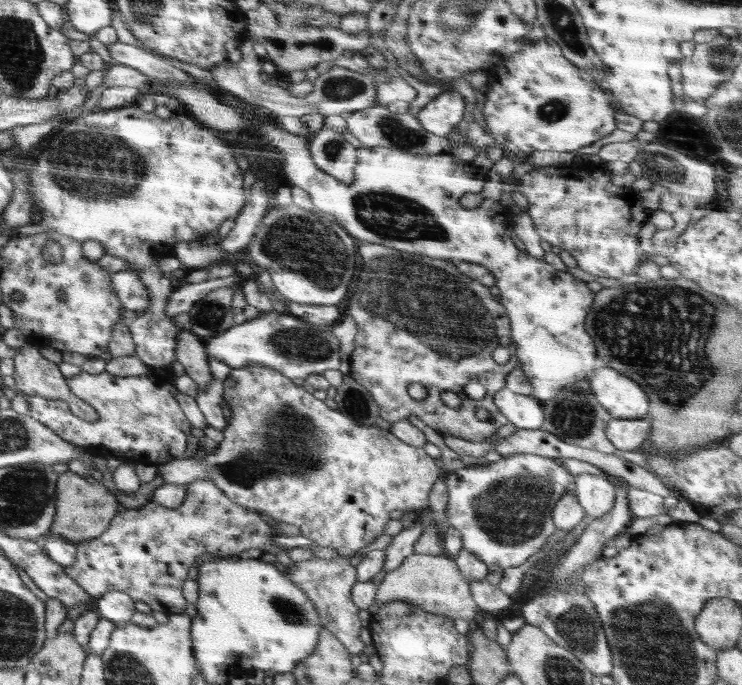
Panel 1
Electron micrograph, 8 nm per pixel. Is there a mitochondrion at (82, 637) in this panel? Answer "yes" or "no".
no

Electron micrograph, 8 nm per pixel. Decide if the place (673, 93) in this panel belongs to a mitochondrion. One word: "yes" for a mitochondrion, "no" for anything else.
no

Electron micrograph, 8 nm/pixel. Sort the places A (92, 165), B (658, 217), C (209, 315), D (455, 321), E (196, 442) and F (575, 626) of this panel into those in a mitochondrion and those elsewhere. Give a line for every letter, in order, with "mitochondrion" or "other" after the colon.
A: mitochondrion
B: other
C: mitochondrion
D: mitochondrion
E: other
F: mitochondrion

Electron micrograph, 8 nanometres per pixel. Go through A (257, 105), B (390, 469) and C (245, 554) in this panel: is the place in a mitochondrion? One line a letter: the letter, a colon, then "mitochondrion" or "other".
A: other
B: other
C: other

